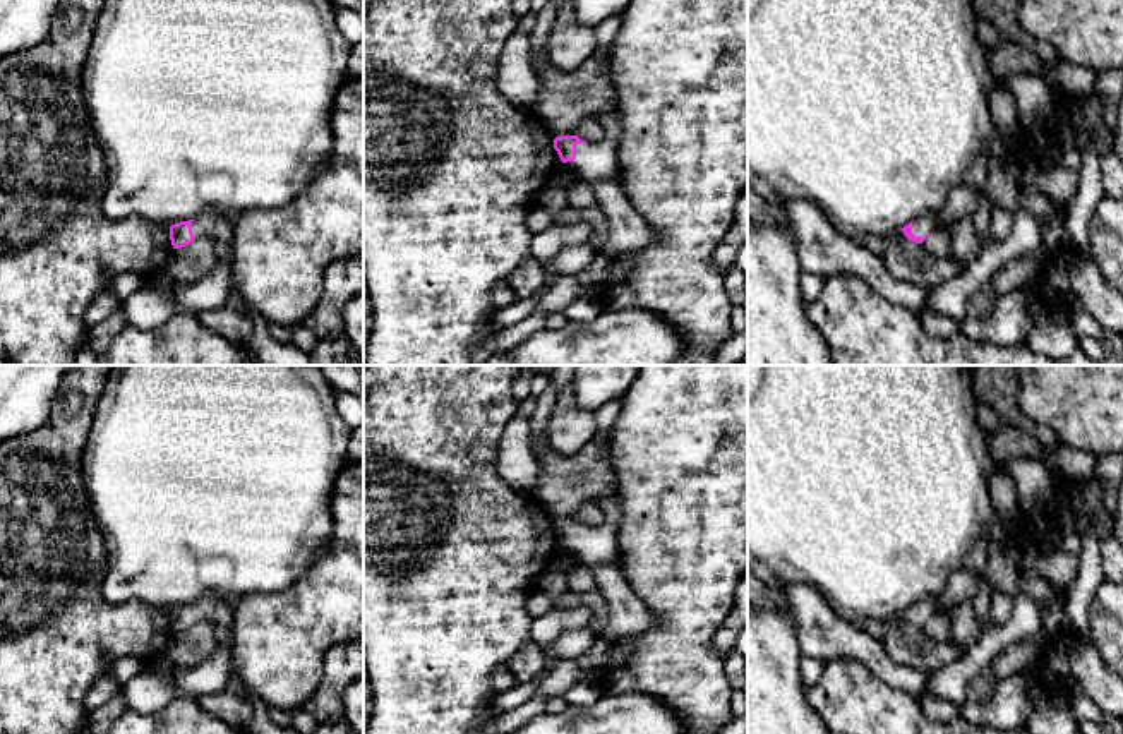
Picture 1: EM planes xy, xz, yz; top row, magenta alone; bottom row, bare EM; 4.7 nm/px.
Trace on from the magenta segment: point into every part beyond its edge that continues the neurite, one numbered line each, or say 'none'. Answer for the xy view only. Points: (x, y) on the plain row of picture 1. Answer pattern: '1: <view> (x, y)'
1: xy (210, 607)

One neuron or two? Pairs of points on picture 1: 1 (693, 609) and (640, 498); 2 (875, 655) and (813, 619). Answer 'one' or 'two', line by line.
1: one
2: one

